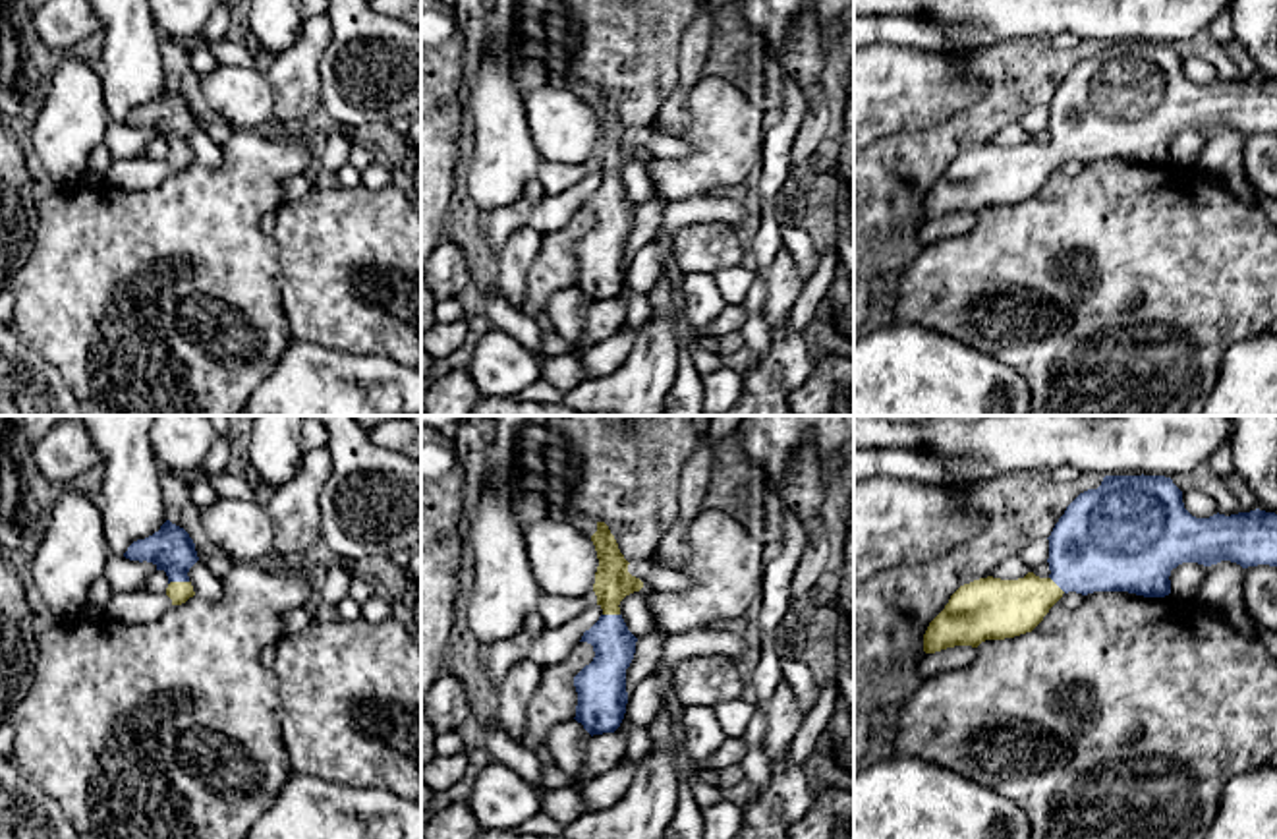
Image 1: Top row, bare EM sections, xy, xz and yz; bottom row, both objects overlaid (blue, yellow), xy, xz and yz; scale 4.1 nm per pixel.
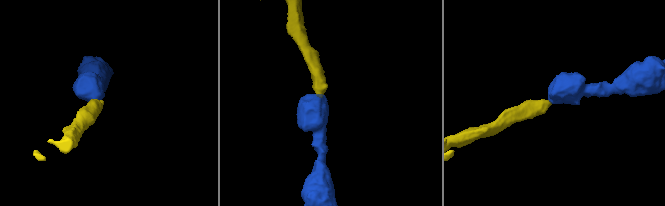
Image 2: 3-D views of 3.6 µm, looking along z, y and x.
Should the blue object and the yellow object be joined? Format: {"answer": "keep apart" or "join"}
{"answer": "join"}

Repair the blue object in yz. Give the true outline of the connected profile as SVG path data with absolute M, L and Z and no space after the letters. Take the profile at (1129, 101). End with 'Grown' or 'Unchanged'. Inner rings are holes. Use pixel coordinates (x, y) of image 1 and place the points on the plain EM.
M1105 43L1097 56L1080 60L1055 91L1049 106L1047 145L1028 139L1018 147L979 145L960 153L923 201L923 218L954 213L978 215L985 207L1005 207L1032 199L1068 159L1128 159L1144 164L1171 160L1171 137L1182 130L1204 133L1231 128L1242 135L1277 133L1277 81L1250 77L1238 81L1192 83L1182 58L1165 43Z. Grown

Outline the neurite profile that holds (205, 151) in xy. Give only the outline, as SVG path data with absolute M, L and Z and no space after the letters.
M197 128L189 139L189 149L193 153L193 159L197 164L205 166L205 168L216 168L220 166L224 155L222 155L222 147L216 145L209 133L205 131L205 128Z

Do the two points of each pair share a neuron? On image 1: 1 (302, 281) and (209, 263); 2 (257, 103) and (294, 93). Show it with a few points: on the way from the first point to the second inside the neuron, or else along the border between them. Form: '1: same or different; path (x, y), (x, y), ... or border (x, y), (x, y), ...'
1: different; border (271, 234), (279, 250), (281, 304), (288, 321)
2: different; border (263, 72), (271, 89), (273, 116)

